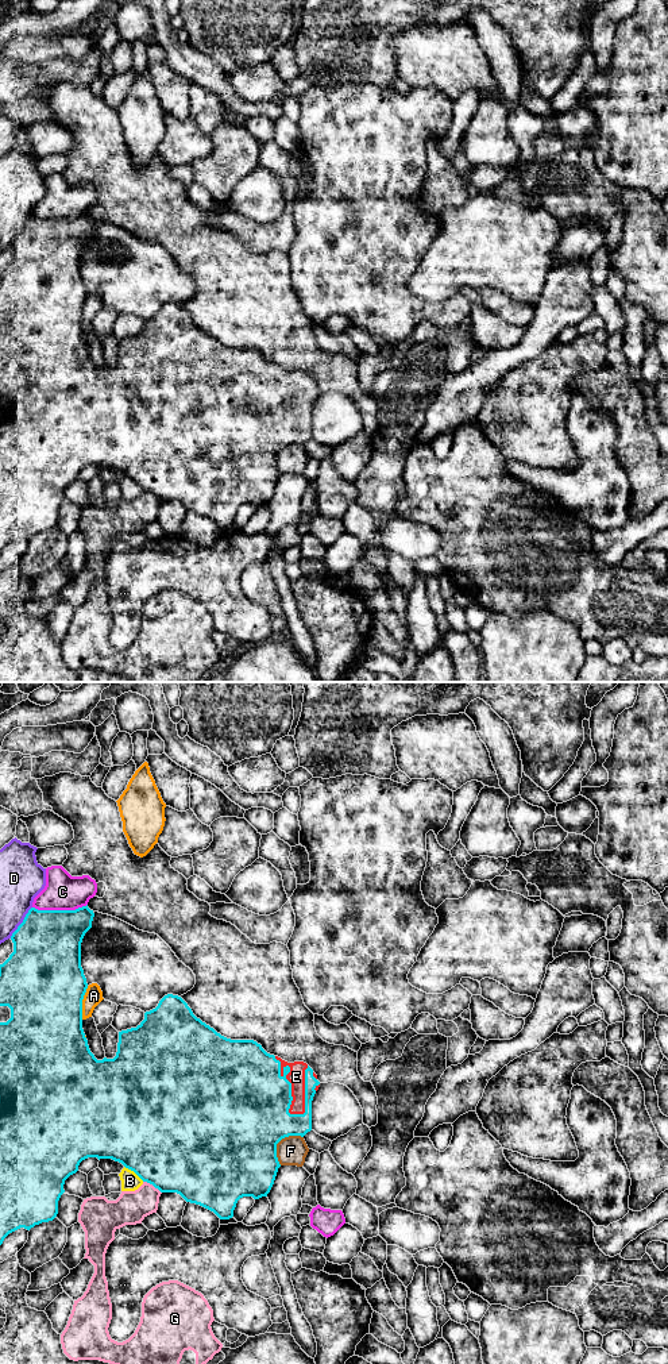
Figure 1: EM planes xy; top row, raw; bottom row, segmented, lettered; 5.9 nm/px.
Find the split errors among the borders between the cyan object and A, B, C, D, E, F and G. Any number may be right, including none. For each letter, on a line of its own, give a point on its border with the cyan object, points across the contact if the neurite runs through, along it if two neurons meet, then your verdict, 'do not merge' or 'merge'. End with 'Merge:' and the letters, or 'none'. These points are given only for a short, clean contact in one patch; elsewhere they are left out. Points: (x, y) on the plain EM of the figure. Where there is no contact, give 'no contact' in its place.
A: xy (81, 311) | do not merge
B: xy (134, 480) | do not merge
C: xy (60, 219) | do not merge
D: xy (22, 231) | do not merge
E: xy (290, 400) | merge
F: xy (280, 449) | do not merge
G: xy (153, 493) | do not merge
Merge: E

